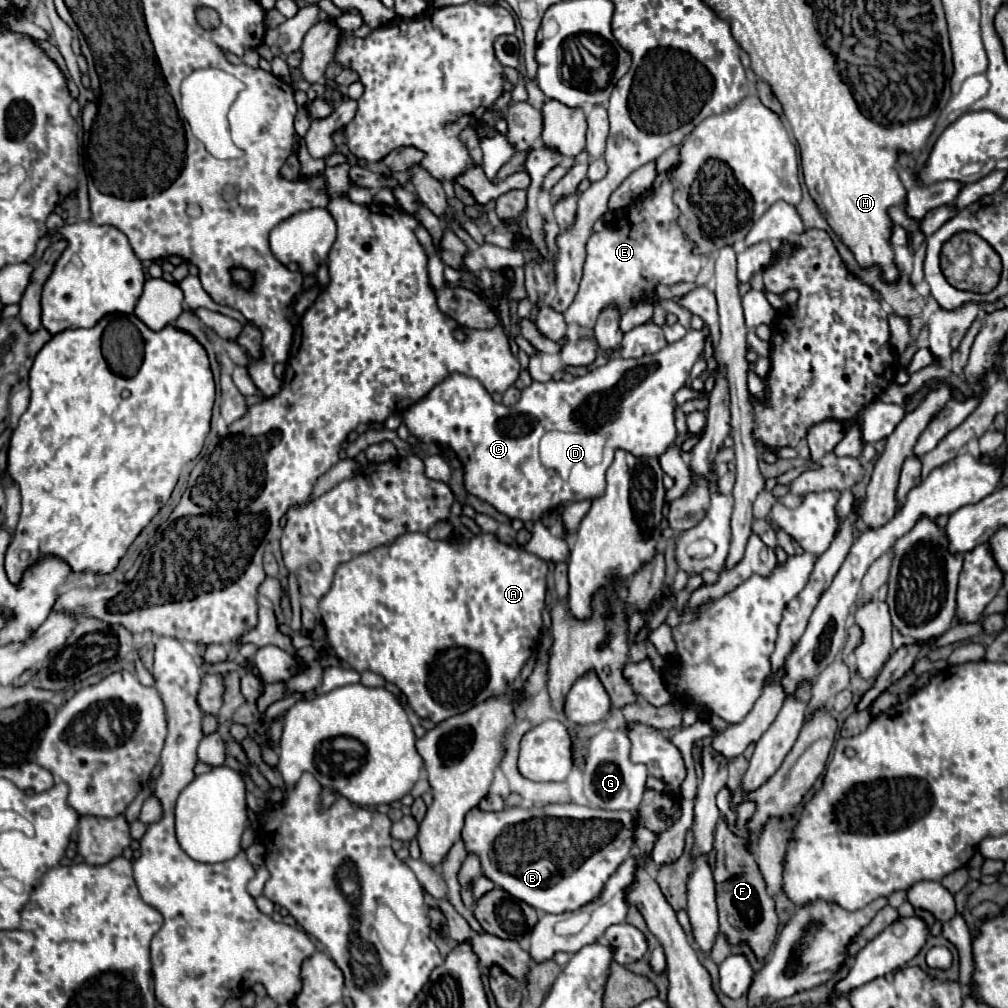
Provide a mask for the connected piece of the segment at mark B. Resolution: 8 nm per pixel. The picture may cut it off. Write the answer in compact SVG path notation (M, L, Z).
M577 803L545 805L531 811L511 807L499 813L485 813L475 807L465 817L463 841L469 853L477 853L481 857L483 875L495 885L507 889L507 893L511 893L515 899L521 899L535 909L545 913L565 913L577 911L581 905L587 905L601 895L607 879L635 847L635 827L637 817L629 811L605 811Z

